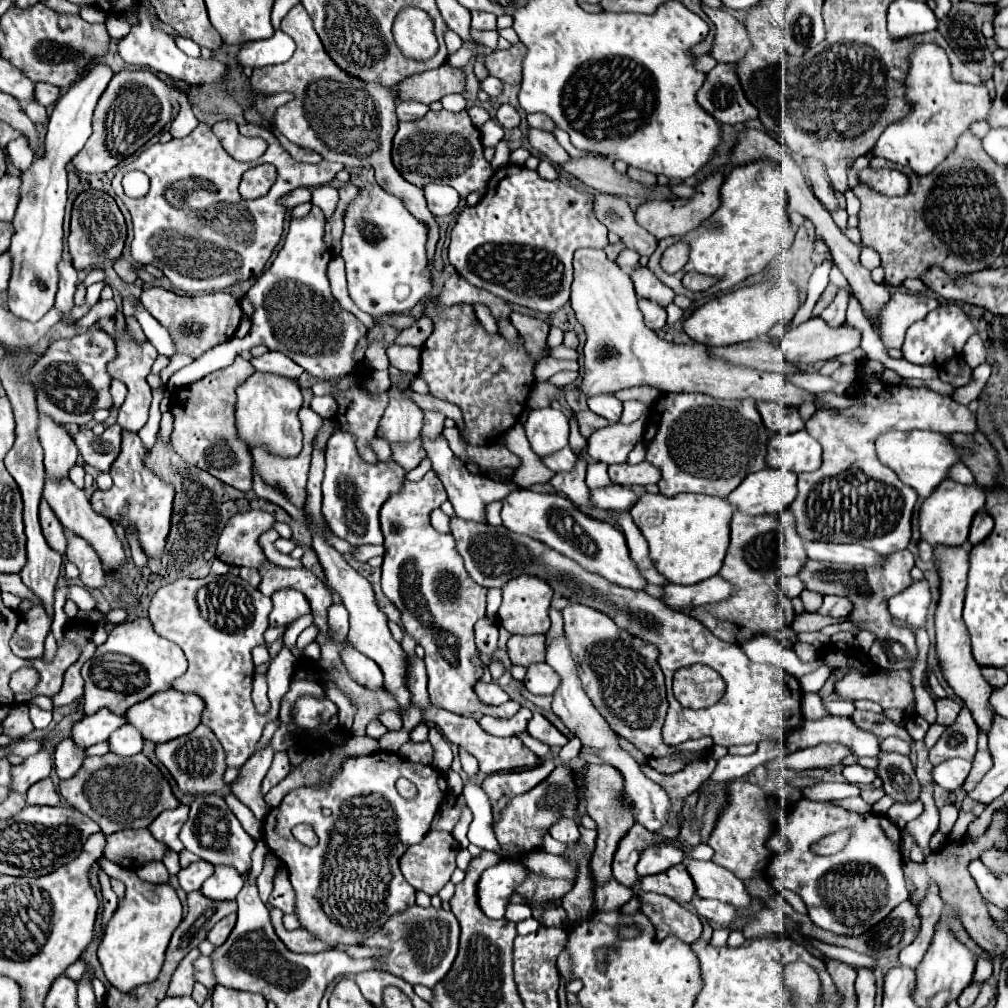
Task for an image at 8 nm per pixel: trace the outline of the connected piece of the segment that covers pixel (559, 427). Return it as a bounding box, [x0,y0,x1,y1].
[525,408,569,456]

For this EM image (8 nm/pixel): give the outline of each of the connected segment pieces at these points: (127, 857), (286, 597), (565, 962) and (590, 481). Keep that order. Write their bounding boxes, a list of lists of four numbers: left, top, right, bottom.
[[105,828,165,868],[269,588,311,626],[557,950,573,982],[585,462,611,488]]

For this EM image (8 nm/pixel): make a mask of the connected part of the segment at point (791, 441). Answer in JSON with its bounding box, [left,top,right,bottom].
[765,430,821,474]

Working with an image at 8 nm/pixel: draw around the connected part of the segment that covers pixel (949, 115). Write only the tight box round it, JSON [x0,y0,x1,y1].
[873,44,991,176]

